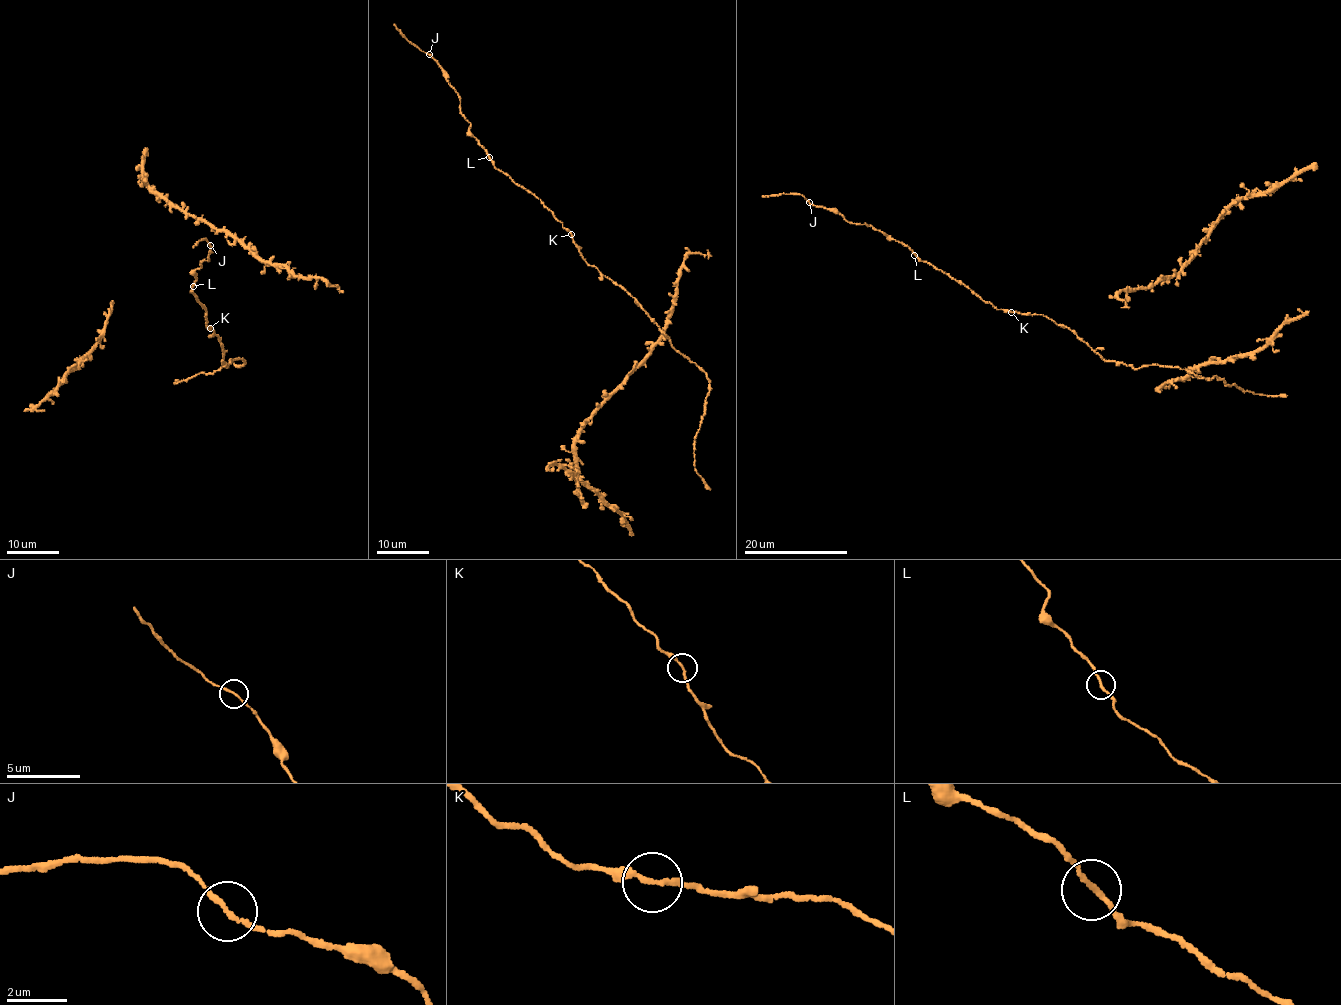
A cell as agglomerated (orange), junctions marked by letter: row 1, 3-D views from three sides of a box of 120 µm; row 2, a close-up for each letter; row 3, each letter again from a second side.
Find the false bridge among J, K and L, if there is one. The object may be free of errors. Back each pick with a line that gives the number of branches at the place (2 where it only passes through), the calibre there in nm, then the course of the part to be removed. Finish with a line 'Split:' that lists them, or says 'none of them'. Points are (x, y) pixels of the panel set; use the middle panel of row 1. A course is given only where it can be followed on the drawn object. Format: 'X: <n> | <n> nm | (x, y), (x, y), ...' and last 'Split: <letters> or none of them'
Split: none of them

